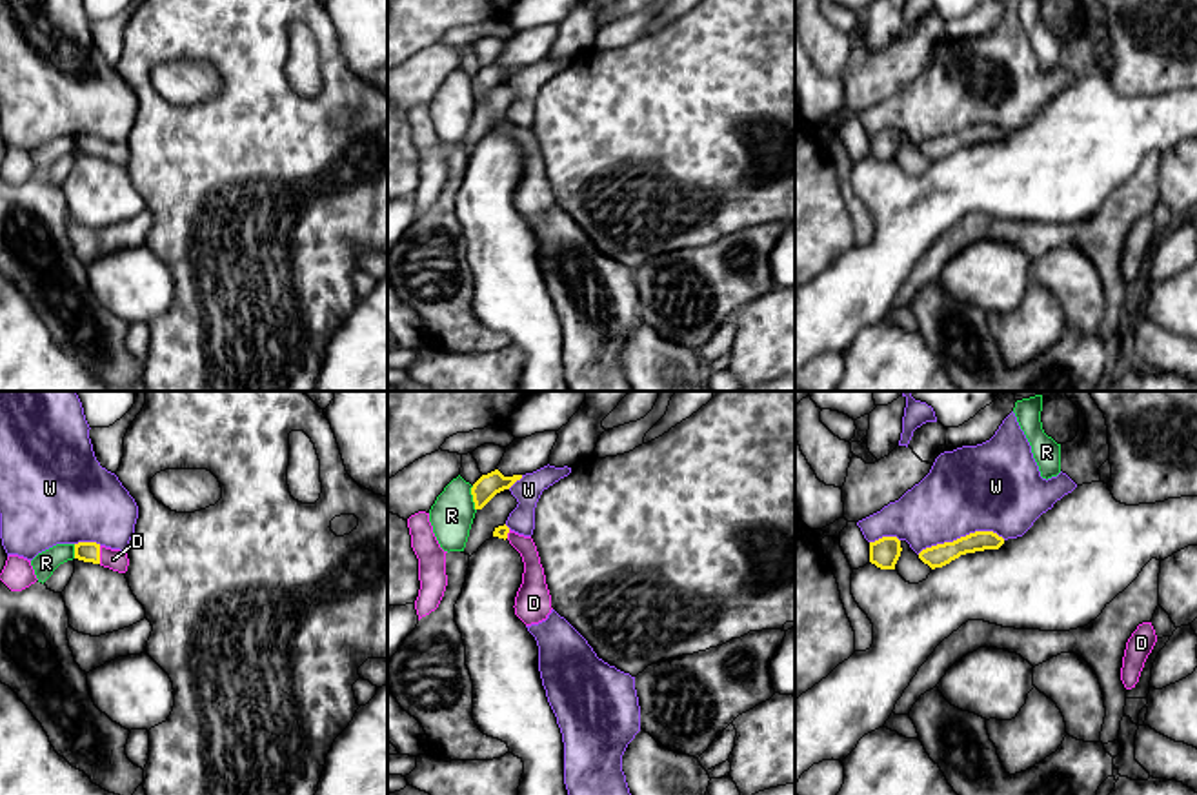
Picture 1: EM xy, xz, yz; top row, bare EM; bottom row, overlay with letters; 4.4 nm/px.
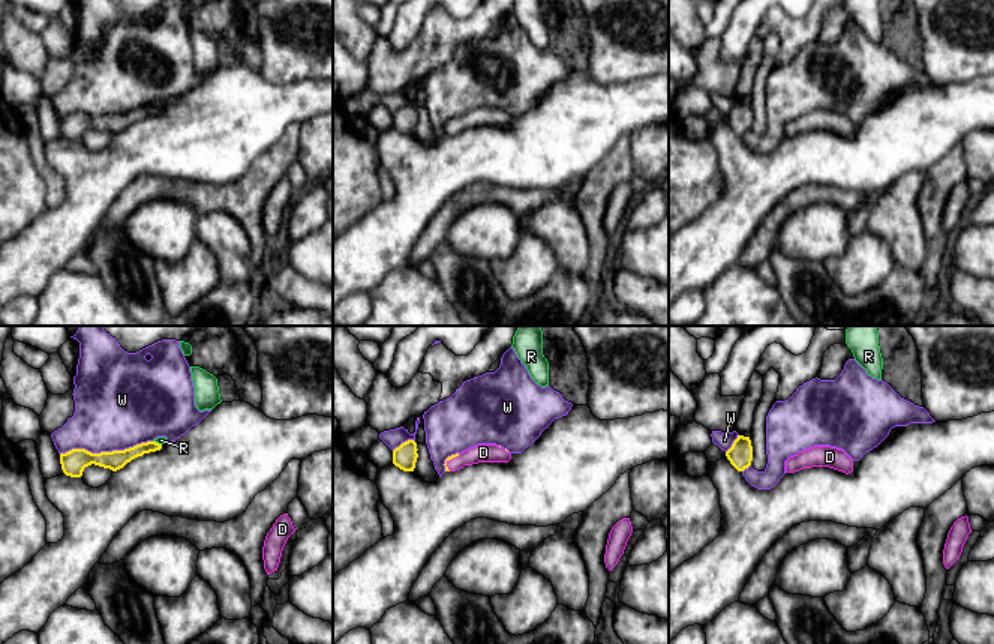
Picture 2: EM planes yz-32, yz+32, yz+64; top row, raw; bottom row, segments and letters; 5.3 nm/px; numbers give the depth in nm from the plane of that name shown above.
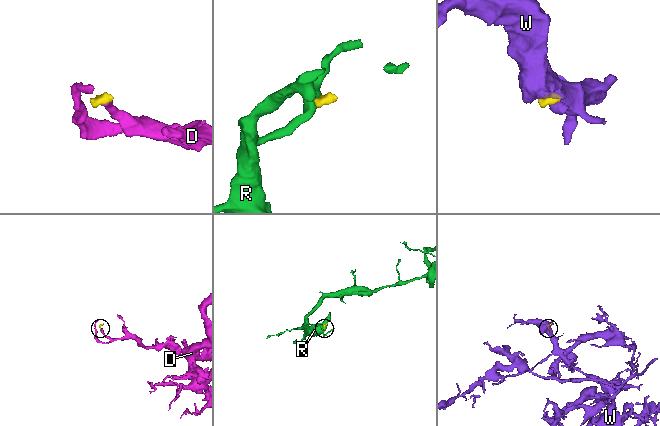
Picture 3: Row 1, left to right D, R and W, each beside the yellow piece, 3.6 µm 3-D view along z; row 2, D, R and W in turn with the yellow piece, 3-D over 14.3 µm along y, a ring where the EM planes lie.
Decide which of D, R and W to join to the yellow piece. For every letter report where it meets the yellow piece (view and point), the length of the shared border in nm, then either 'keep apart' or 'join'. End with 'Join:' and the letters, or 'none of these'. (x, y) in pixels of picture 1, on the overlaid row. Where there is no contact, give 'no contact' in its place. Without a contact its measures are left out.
D: xy (99, 555) | 80 nm | join
R: xz (473, 499) | 110 nm | keep apart
W: yz (961, 537) | 400 nm | keep apart
Join: D

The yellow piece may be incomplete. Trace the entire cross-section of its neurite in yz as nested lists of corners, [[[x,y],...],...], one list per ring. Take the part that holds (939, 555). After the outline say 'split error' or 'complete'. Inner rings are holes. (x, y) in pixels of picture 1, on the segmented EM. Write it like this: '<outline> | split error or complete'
[[[975,531],[953,542],[937,544],[919,553],[919,559],[931,569],[942,568],[966,553],[999,549],[1004,538],[993,531]]] | complete

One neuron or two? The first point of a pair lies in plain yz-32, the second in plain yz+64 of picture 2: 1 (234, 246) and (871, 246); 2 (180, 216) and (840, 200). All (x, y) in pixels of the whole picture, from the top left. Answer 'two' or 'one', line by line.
1: two
2: two

